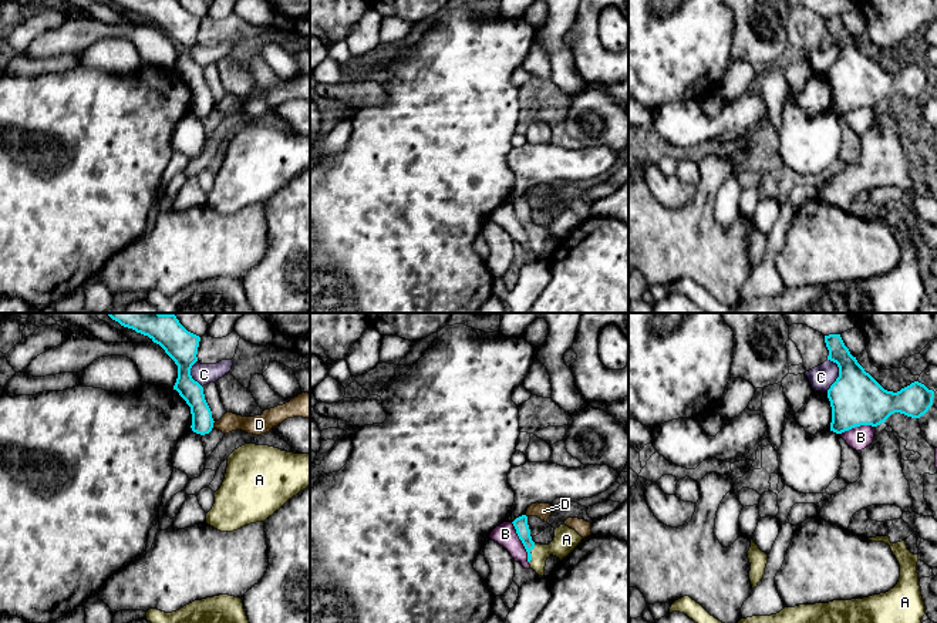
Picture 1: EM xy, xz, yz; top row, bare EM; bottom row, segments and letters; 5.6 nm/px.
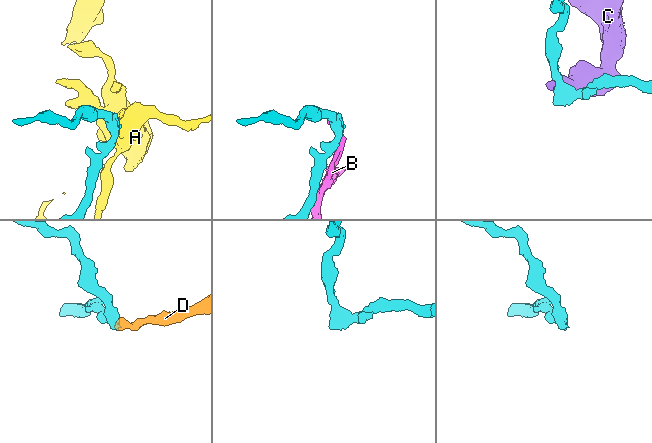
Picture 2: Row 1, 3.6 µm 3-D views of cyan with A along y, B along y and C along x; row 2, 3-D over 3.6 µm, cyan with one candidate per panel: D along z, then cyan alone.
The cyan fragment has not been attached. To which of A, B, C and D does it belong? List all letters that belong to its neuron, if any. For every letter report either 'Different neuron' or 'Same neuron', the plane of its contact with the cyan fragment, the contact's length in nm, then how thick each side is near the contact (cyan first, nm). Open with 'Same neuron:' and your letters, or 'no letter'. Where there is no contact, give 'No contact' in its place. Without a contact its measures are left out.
Same neuron: A
A: Same neuron. Touches cyan in xz. Shared border 120 nm. Thickness 80 nm (cyan) against 140 nm
B: Different neuron. Touches cyan in xz. Shared border 260 nm. Thickness 80 nm (cyan) against 120 nm
C: Different neuron. Touches cyan in yz. Shared border 190 nm. Thickness 300 nm (cyan) against 140 nm
D: Different neuron. Touches cyan in xy. Shared border 40 nm. Thickness 130 nm (cyan) against 110 nm

